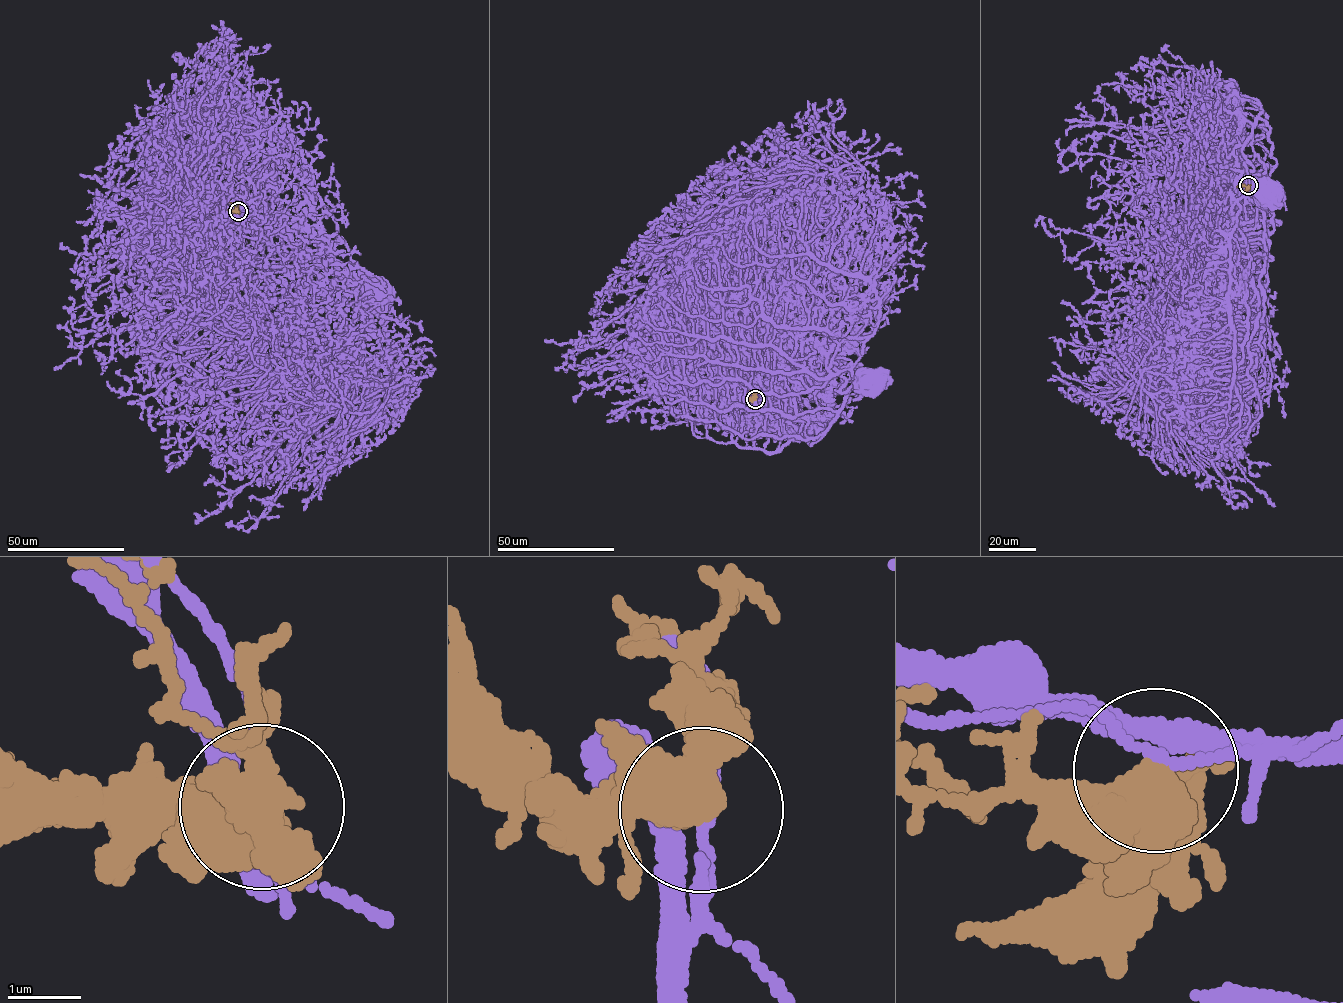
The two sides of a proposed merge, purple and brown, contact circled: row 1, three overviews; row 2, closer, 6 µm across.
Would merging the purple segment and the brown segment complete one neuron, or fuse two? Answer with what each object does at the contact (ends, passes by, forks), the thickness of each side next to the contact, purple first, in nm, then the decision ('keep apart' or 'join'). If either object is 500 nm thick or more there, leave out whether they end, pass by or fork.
110/550 nm | keep apart

